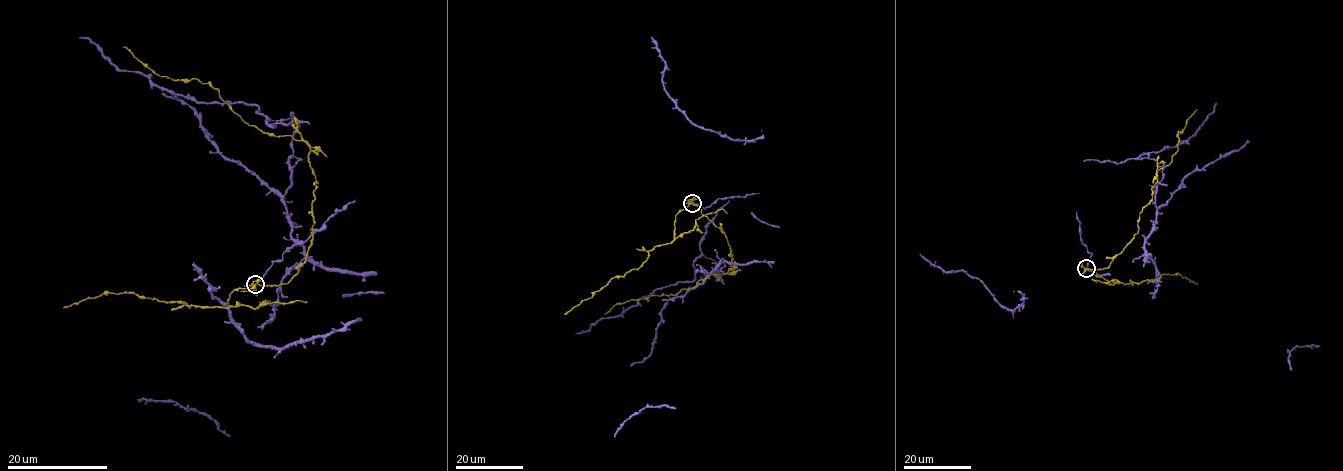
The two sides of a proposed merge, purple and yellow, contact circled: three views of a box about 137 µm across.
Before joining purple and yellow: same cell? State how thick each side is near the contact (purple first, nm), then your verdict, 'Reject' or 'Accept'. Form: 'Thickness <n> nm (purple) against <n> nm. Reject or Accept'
Thickness 150 nm (purple) against 240 nm. Reject

